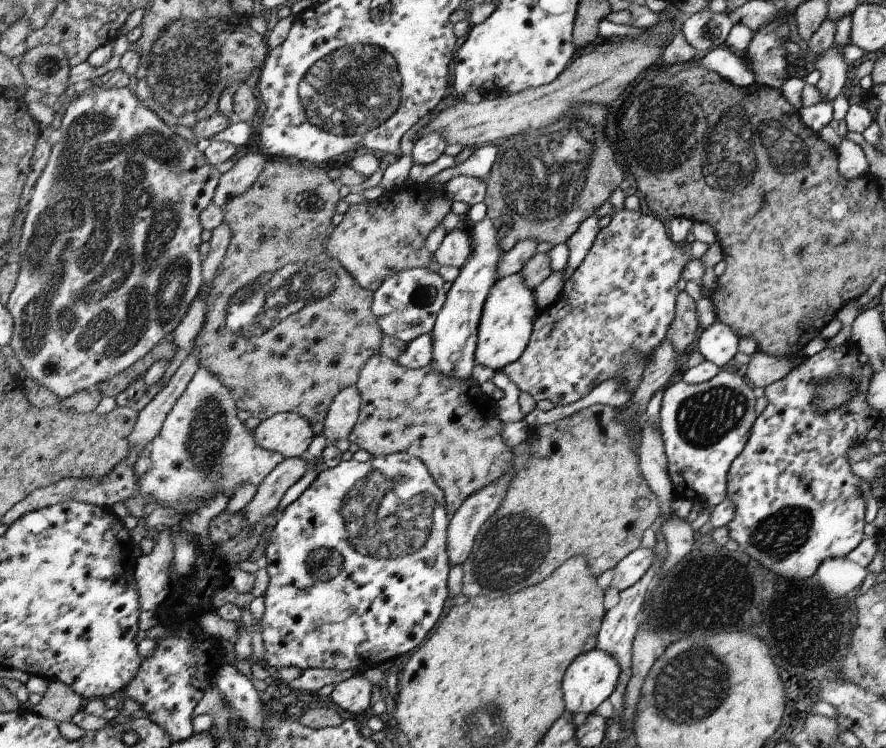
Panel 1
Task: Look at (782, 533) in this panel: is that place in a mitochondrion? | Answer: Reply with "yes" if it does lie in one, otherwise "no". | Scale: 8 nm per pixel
yes

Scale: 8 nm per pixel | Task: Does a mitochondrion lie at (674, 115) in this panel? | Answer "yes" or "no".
yes

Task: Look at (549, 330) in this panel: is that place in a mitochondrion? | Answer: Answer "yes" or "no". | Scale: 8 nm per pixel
no

